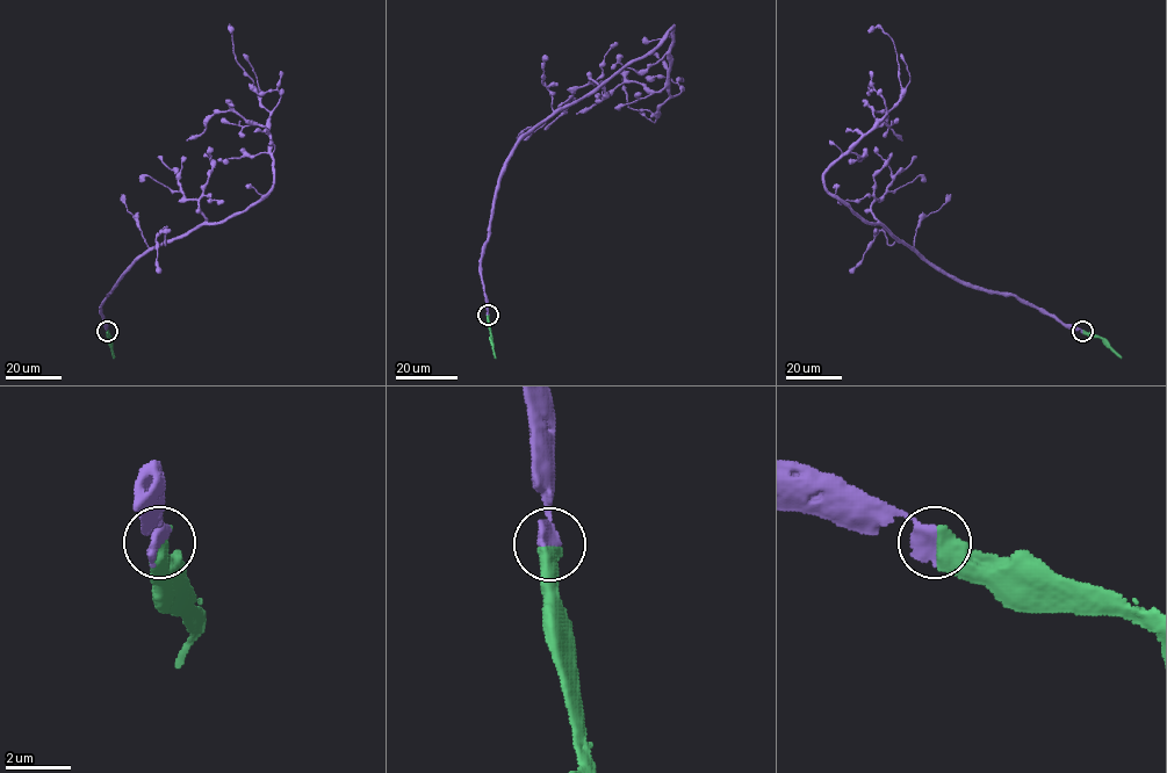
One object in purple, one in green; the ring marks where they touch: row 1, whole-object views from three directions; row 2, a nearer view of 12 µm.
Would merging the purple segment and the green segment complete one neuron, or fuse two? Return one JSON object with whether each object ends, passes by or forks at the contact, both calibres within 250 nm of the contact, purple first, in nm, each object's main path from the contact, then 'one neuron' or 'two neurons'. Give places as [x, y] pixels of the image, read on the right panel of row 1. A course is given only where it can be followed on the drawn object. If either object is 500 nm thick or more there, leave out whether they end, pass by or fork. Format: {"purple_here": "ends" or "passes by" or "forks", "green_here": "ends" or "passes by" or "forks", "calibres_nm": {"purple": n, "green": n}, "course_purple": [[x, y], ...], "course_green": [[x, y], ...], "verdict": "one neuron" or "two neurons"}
{"calibres_nm": {"purple": 500, "green": 600}, "course_purple": [[1082, 331], [1013, 295], [959, 283], [827, 189], [823, 173], [901, 93], [893, 40], [877, 27], [867, 31]], "course_green": [[1083, 331], [1097, 336], [1122, 358]], "verdict": "one neuron"}

